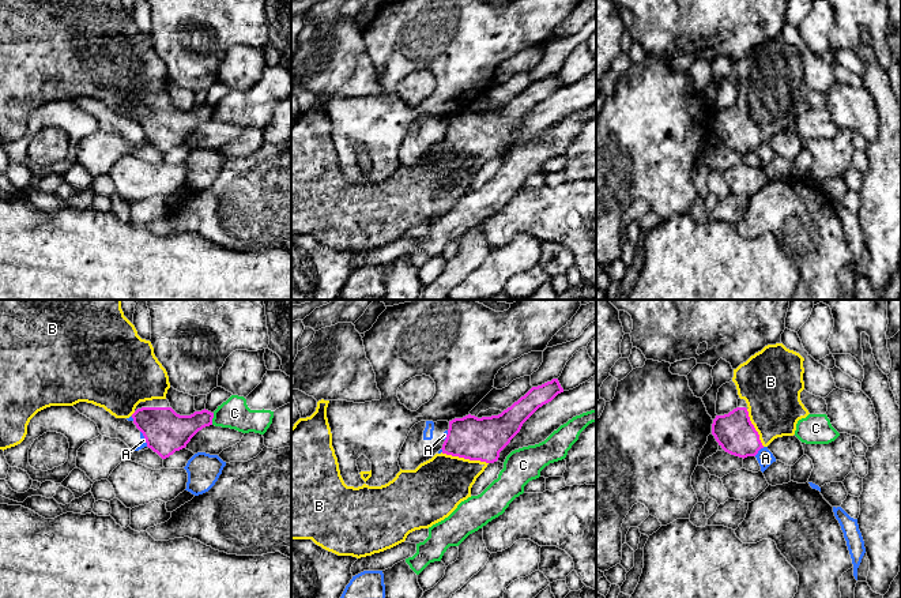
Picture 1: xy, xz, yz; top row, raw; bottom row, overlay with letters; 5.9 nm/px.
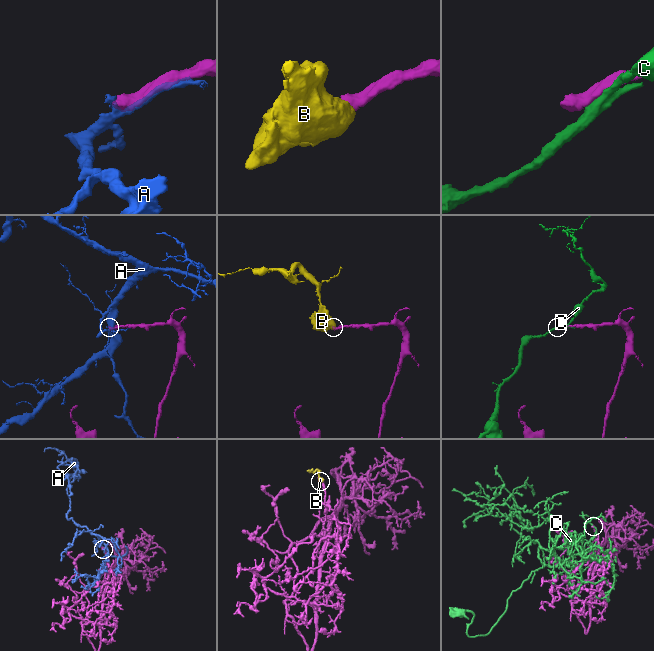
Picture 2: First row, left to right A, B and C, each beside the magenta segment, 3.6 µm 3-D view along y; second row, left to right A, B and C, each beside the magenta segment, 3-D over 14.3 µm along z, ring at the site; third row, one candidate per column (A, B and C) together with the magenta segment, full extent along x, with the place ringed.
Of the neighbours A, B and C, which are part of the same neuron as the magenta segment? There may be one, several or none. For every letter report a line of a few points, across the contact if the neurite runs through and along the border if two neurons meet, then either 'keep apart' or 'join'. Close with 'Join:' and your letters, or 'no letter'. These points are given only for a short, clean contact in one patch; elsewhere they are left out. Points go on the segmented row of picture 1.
A: line yz (764, 447), (754, 455); keep apart
B: line xz (482, 439), (464, 458), (436, 488); join
C: keep apart
Join: B

